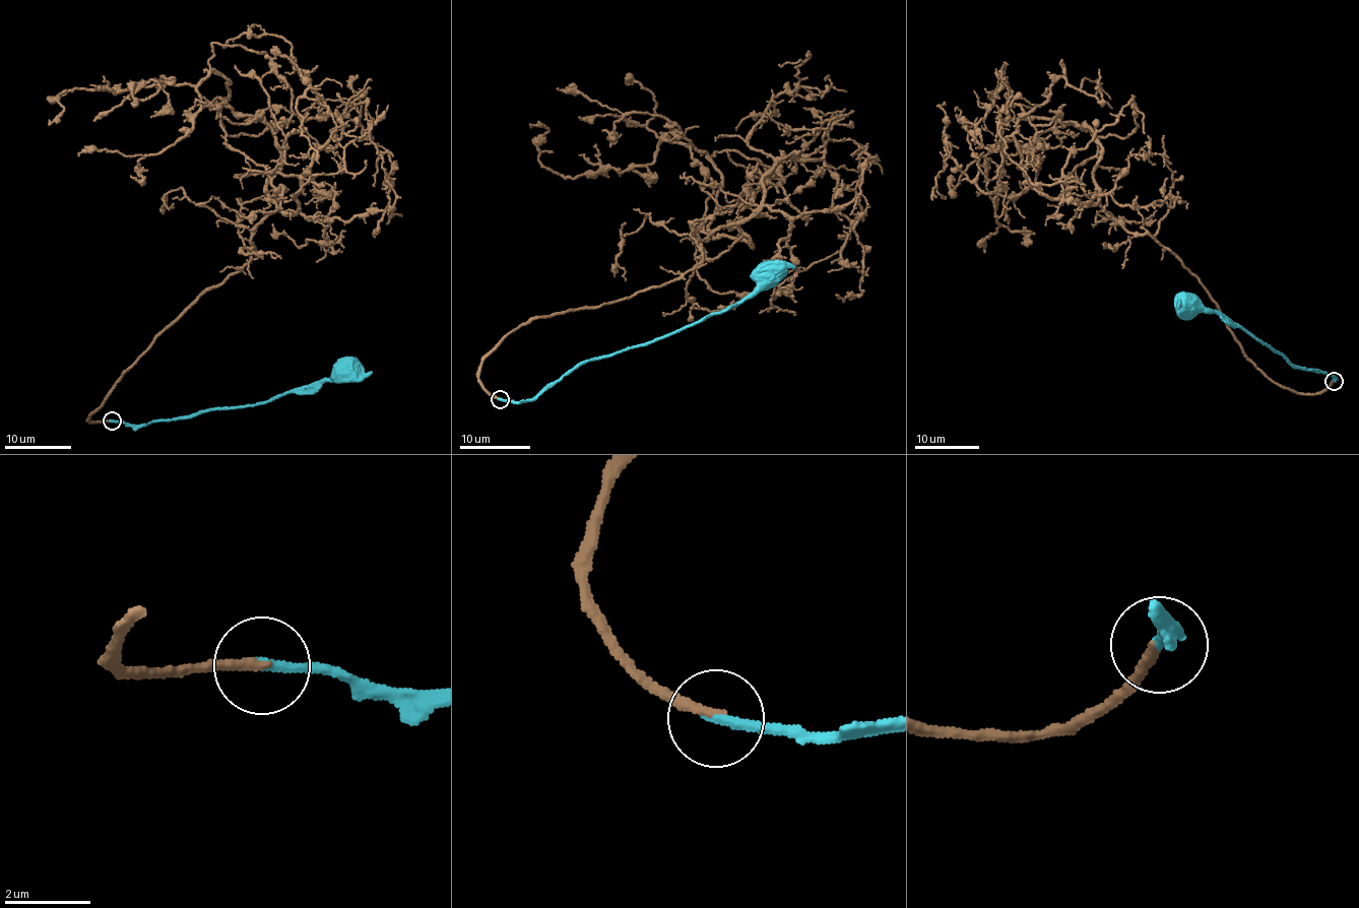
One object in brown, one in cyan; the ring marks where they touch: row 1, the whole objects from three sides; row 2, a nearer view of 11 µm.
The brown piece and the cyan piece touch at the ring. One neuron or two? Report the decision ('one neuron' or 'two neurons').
one neuron

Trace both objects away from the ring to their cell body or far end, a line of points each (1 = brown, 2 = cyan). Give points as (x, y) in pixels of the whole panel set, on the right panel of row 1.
1: (1333, 381), (1274, 383), (1196, 277), (1110, 215), (1087, 125), (1004, 122), (997, 148), (1040, 169), (1010, 218)
2: (1333, 381), (1333, 373), (1291, 364), (1244, 328), (1190, 298), (1187, 303)

